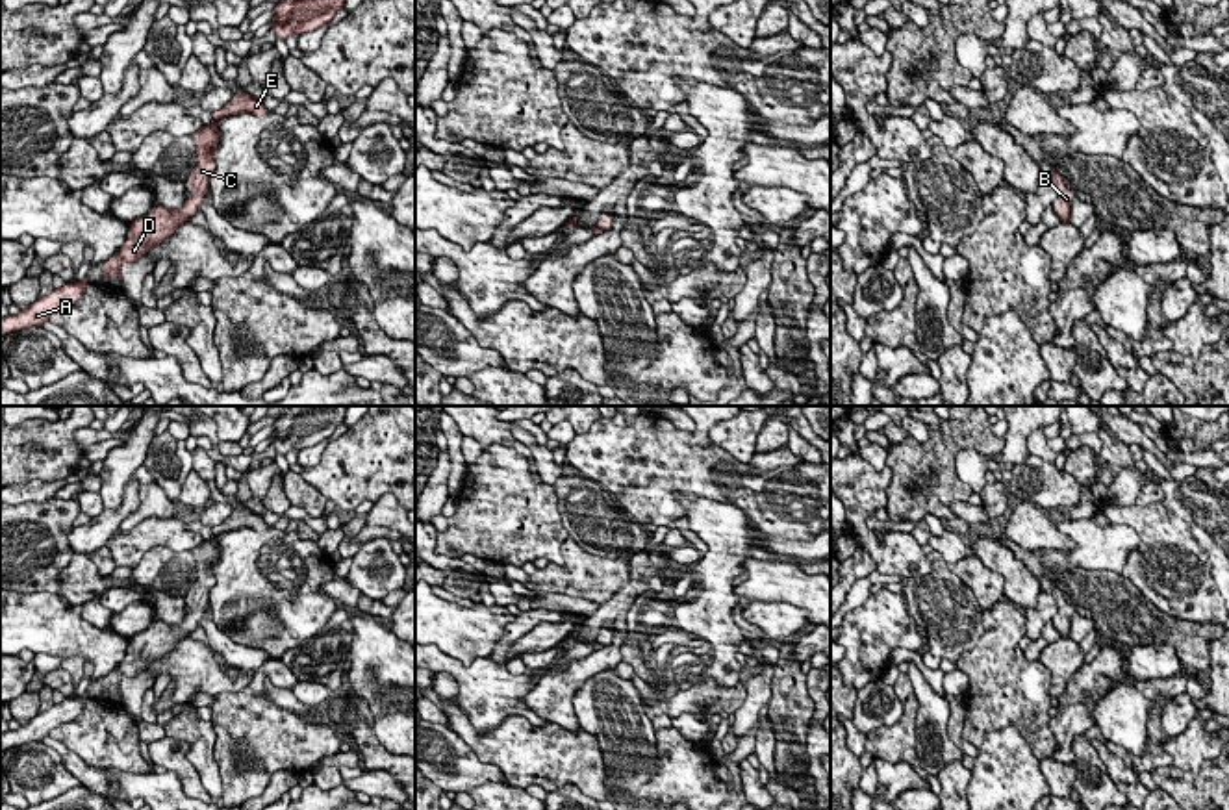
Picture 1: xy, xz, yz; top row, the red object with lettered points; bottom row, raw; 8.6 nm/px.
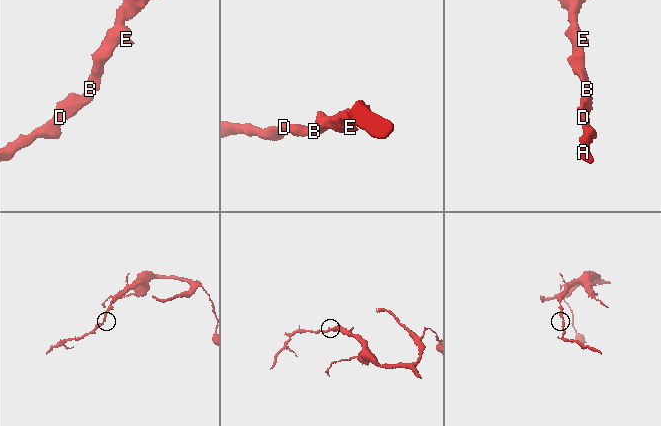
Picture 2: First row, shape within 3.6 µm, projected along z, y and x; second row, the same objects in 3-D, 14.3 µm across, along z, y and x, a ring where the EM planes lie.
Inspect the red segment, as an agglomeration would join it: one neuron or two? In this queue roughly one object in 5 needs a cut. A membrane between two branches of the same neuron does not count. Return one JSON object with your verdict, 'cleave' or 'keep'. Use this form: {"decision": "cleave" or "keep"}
{"decision": "keep"}

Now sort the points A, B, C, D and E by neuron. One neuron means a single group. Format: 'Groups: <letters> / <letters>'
Groups: A B C D E

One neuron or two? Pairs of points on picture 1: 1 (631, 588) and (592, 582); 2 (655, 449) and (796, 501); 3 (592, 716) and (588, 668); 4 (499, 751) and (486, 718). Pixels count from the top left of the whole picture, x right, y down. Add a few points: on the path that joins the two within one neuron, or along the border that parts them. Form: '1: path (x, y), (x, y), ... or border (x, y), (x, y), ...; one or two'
1: border (631, 569), (631, 575), (610, 597); two
2: path (690, 469), (701, 471), (729, 495), (760, 497); one
3: border (610, 666), (594, 673), (575, 694), (577, 721); two
4: border (456, 705), (477, 731), (510, 716), (534, 725); two

